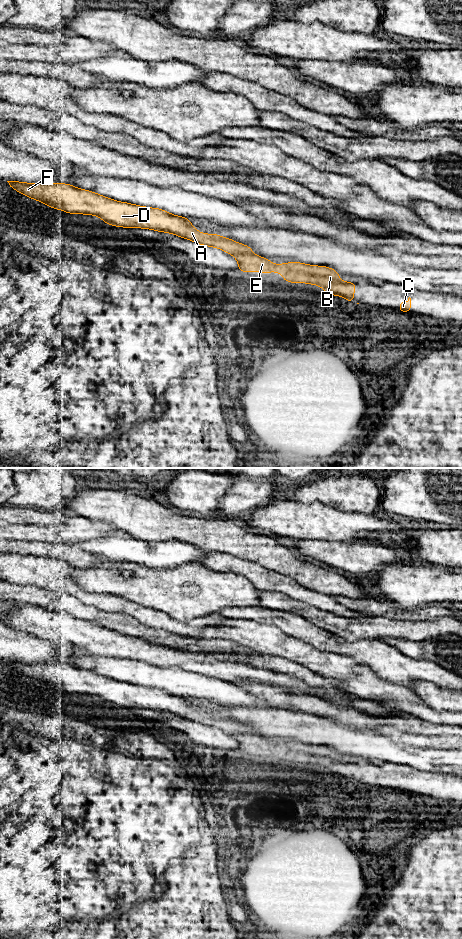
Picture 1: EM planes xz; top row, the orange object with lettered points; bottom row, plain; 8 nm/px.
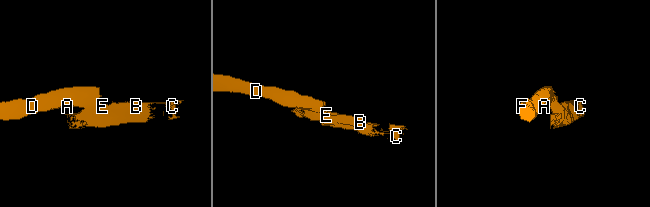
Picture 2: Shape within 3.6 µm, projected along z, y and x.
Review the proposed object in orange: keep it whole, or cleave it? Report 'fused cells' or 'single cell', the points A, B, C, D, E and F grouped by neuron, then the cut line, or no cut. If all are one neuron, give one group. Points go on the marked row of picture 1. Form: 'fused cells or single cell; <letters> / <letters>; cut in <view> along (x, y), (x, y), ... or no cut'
fused cells; A D F / B C E; cut in xz along (251, 253), (238, 253), (234, 256)

